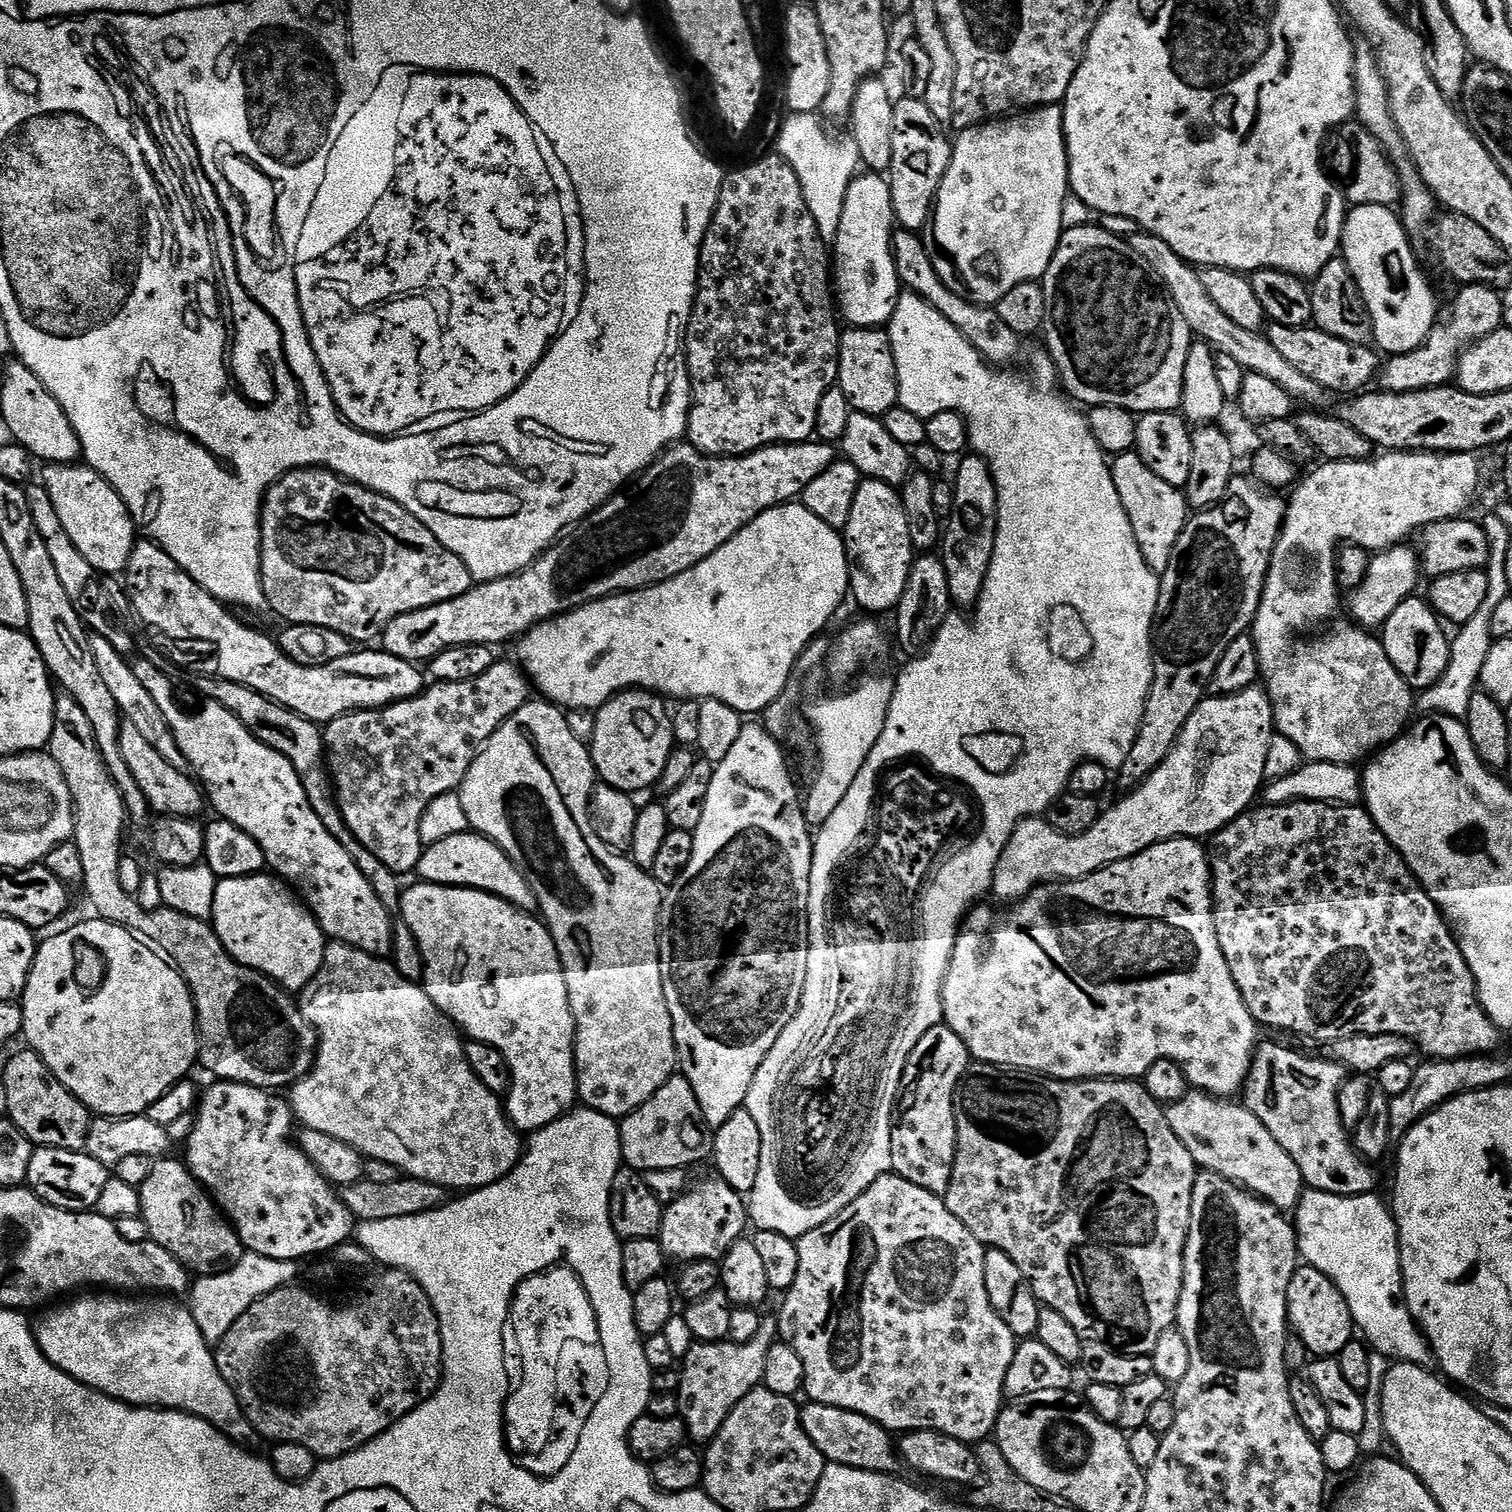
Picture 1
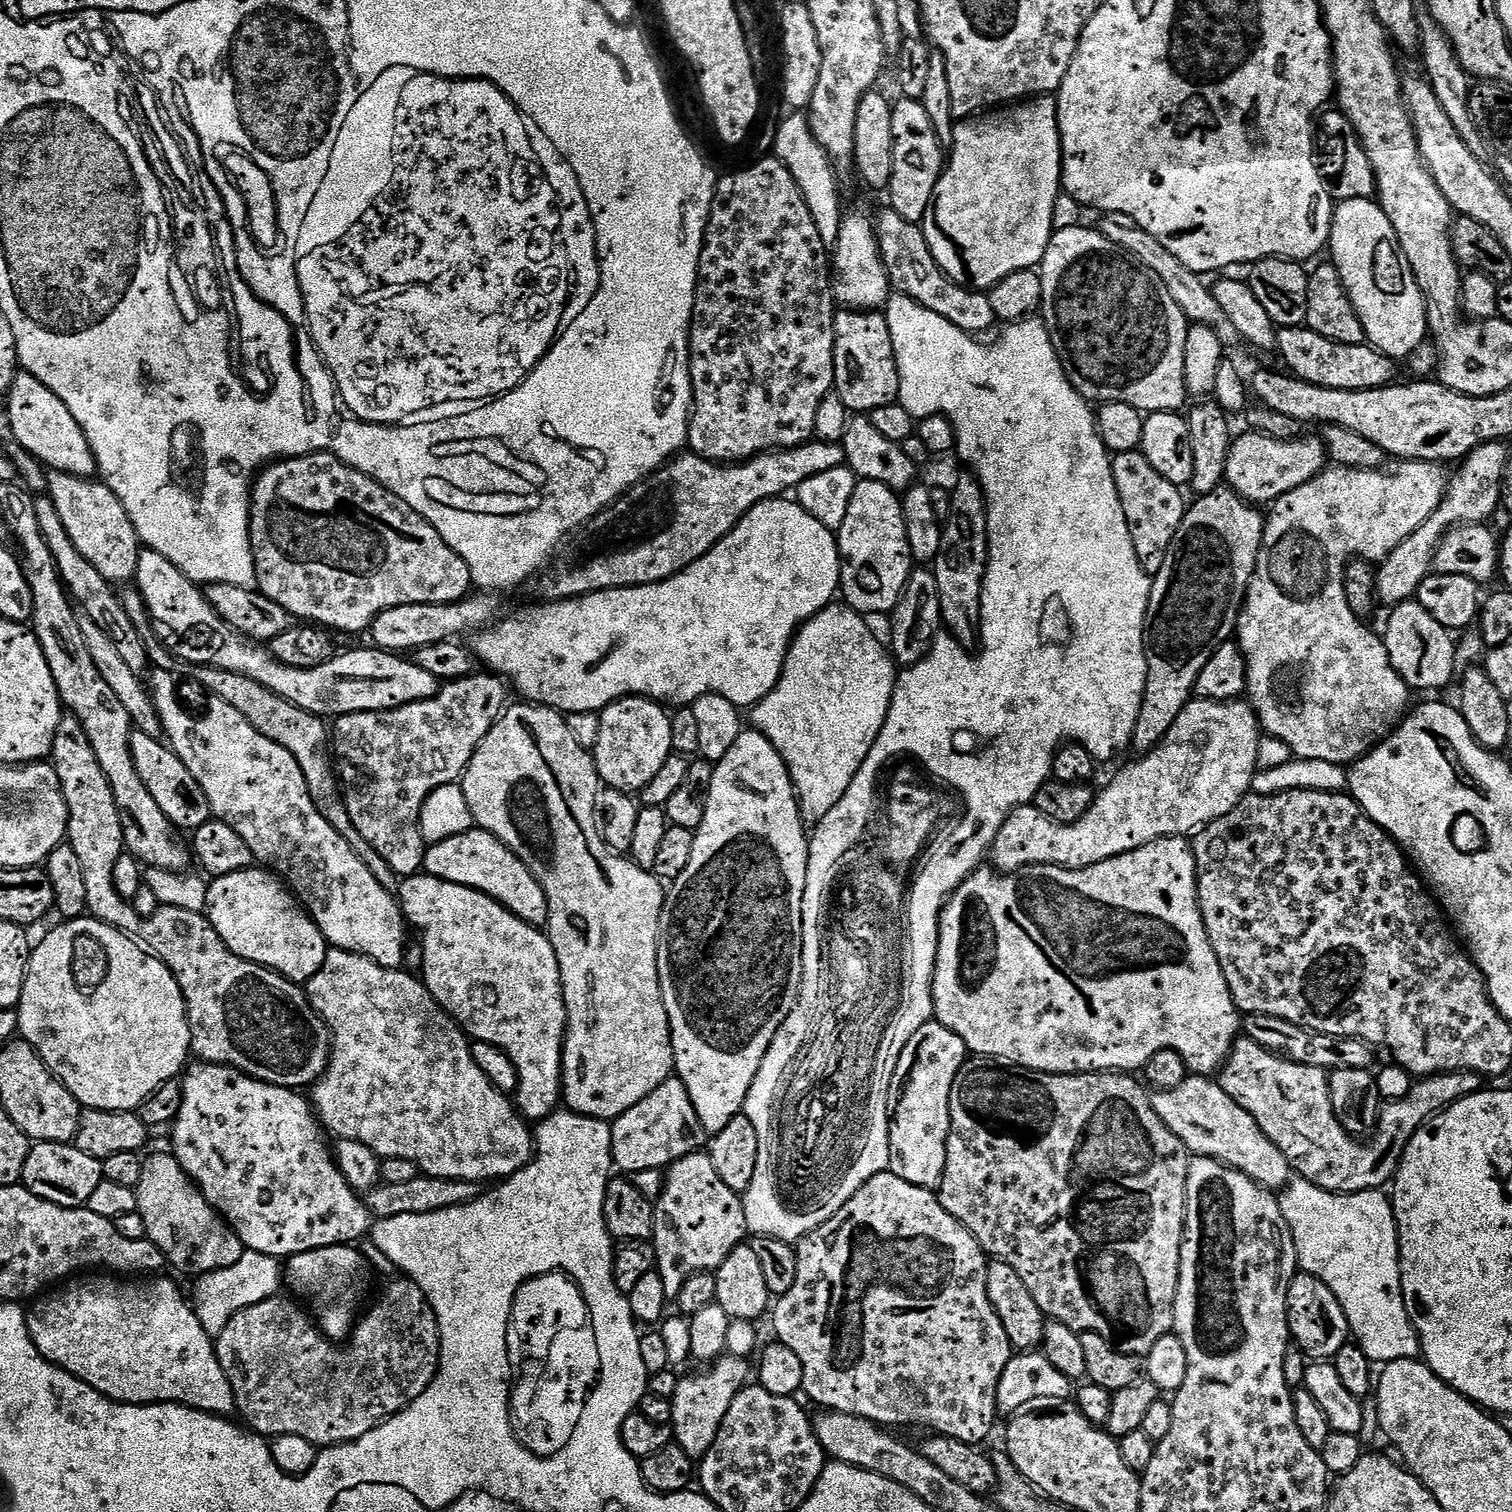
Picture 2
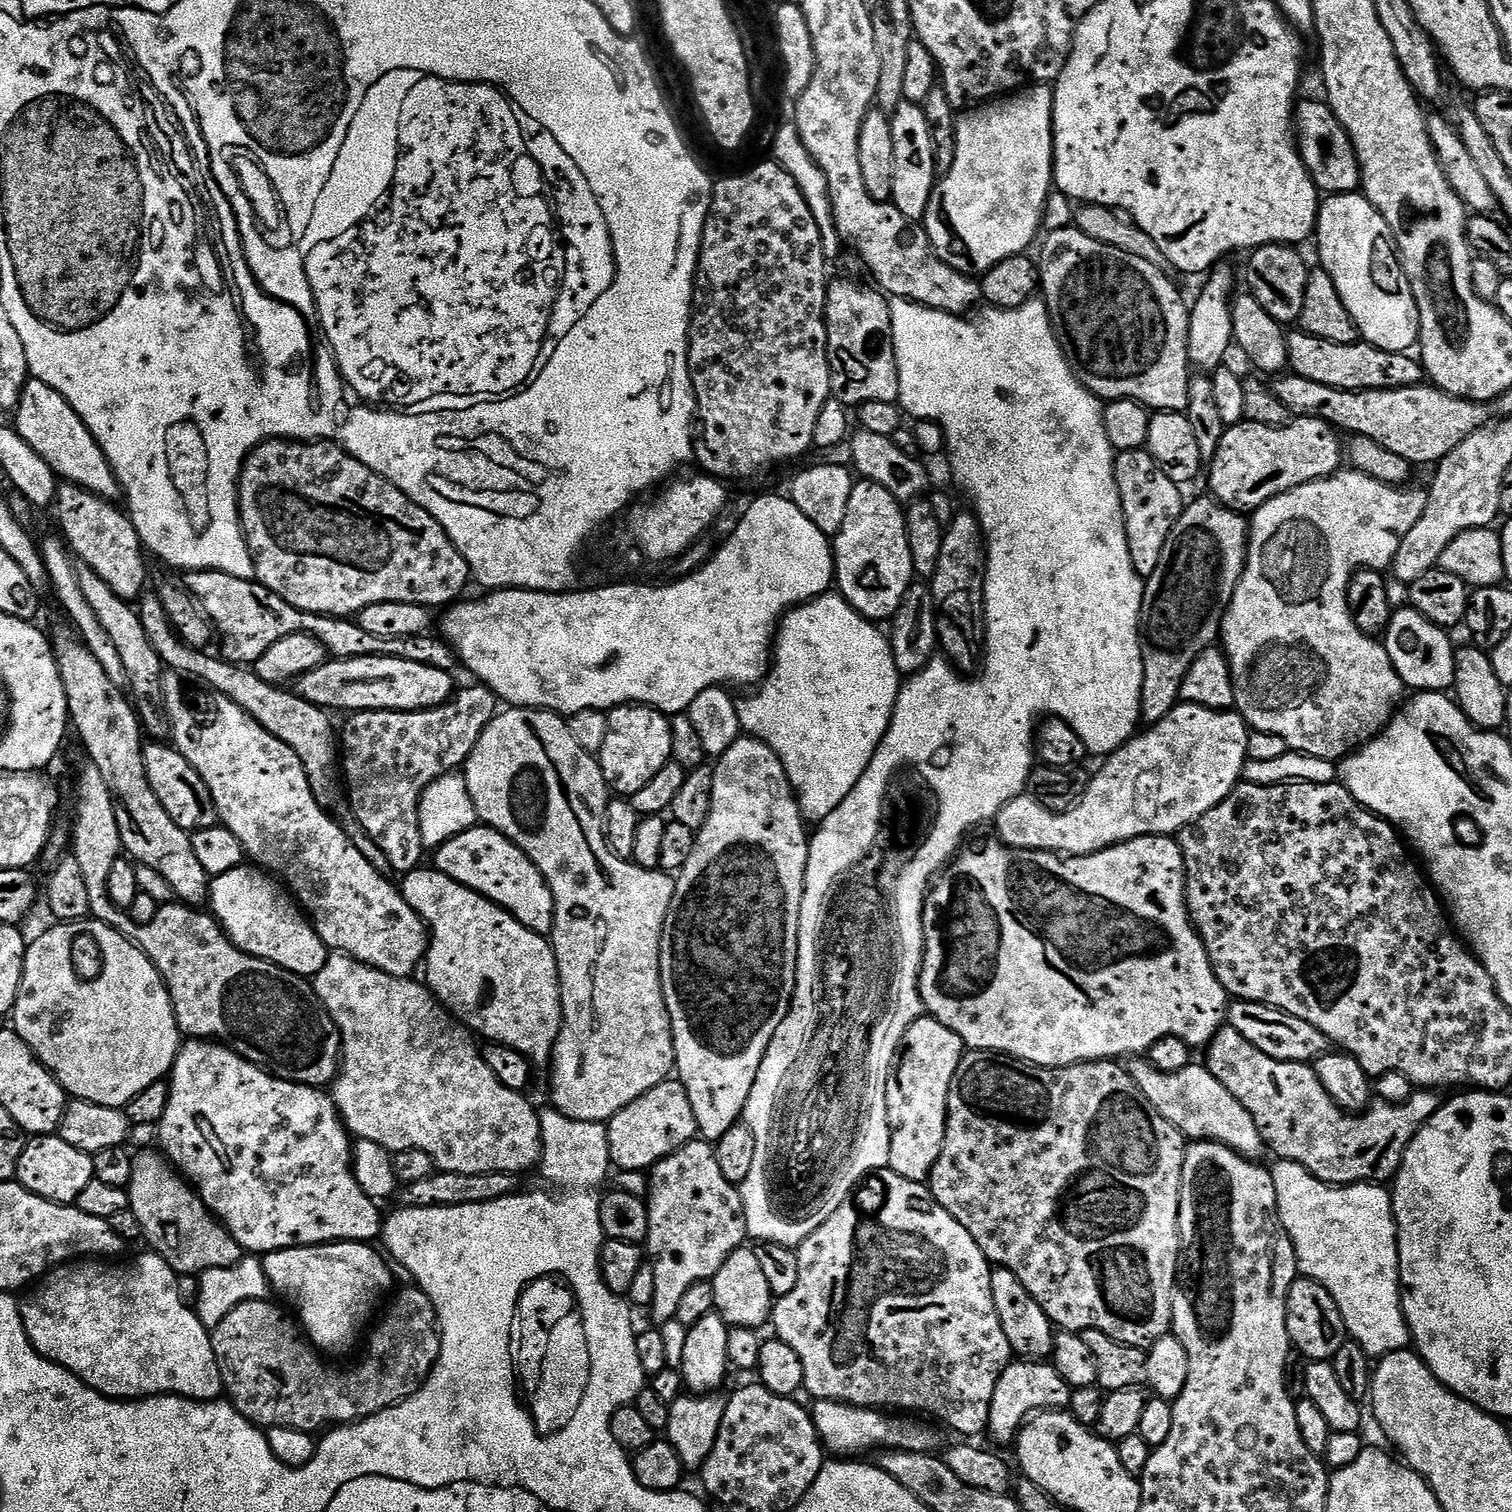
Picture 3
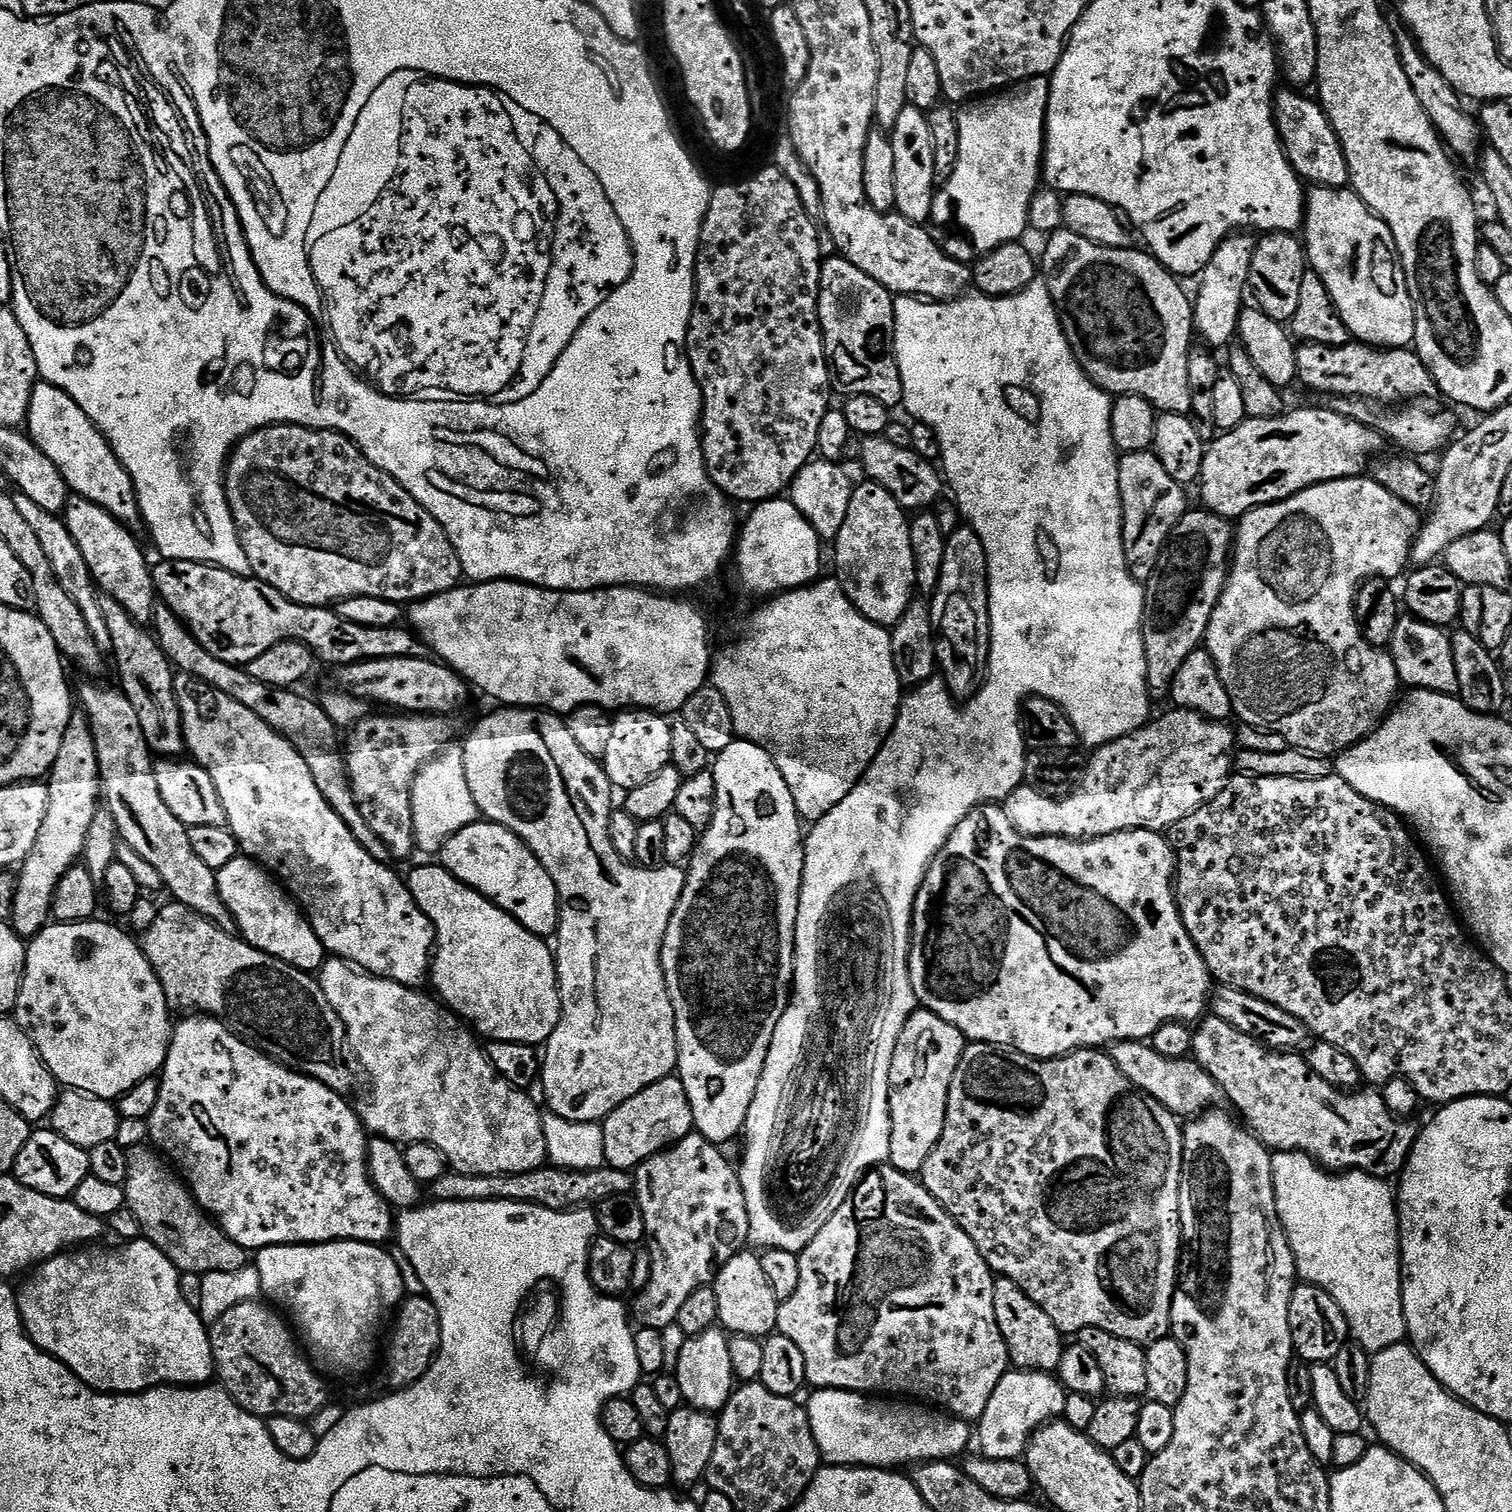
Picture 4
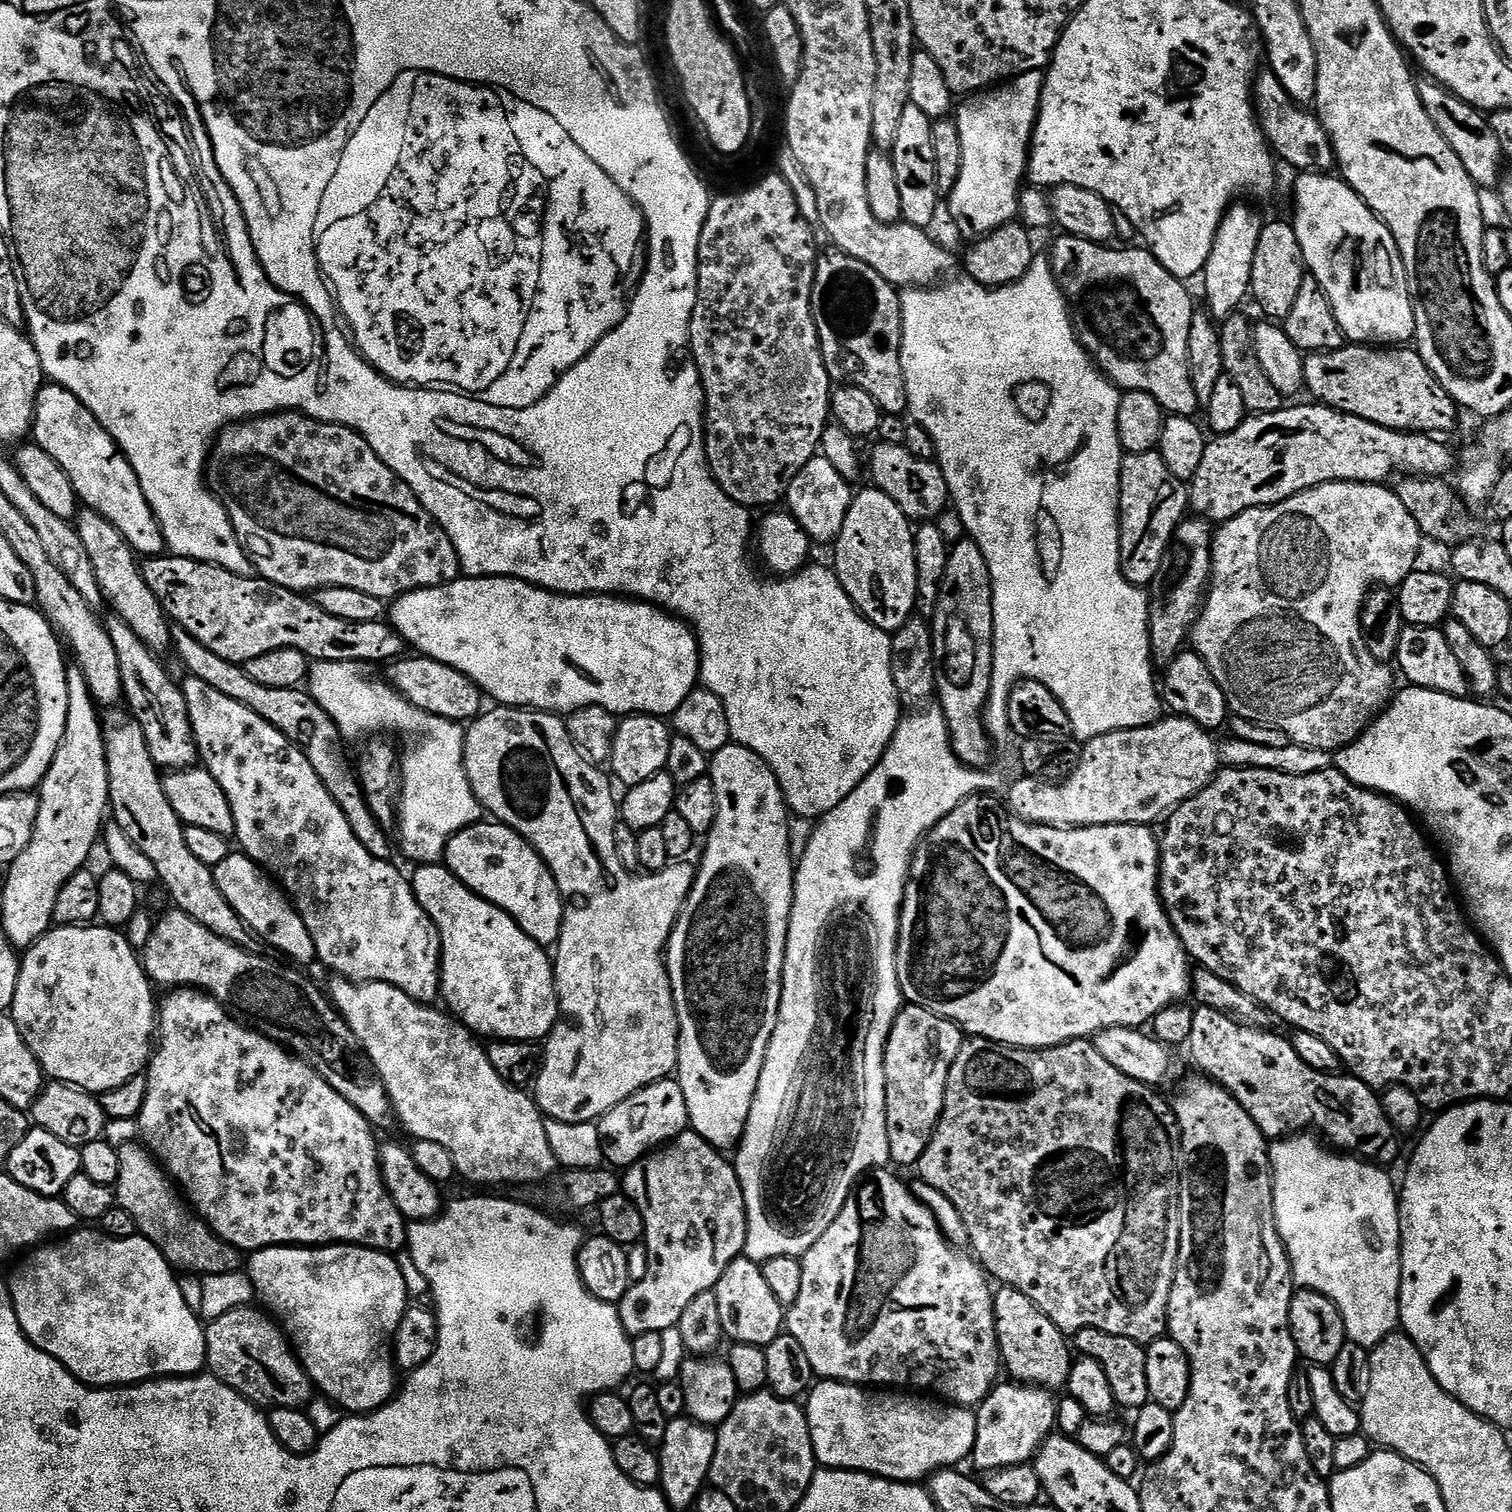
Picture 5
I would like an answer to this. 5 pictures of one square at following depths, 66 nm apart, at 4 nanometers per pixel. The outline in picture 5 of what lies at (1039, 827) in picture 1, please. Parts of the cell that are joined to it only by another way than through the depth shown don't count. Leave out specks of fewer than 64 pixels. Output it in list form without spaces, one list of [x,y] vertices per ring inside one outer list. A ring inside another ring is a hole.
[[[1175,714],[1164,718],[1157,719],[1155,724],[1145,724],[1140,729],[1122,730],[1121,732],[1111,732],[1110,734],[1102,734],[1098,738],[1087,741],[1083,745],[1080,761],[1075,770],[1065,780],[1061,780],[1058,784],[1045,784],[1039,780],[1035,780],[1032,776],[1024,776],[1016,780],[1012,784],[1012,789],[1006,795],[1006,804],[1012,815],[1020,816],[1024,820],[1029,820],[1032,824],[1049,824],[1055,828],[1089,828],[1090,826],[1106,826],[1107,824],[1146,824],[1155,825],[1157,822],[1163,821],[1169,812],[1172,812],[1182,802],[1186,802],[1190,797],[1196,796],[1204,789],[1220,771],[1222,765],[1219,756],[1219,747],[1217,741],[1212,741],[1213,733],[1207,728],[1199,728],[1192,720],[1185,720]]]

